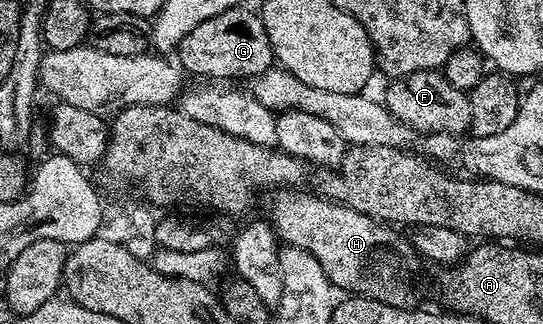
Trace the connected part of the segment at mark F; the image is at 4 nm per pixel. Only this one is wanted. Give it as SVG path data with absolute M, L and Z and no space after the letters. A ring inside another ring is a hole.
M439 70L412 72L406 77L393 80L386 91L384 104L396 119L414 127L419 133L465 134L472 124L471 96L456 88Z

